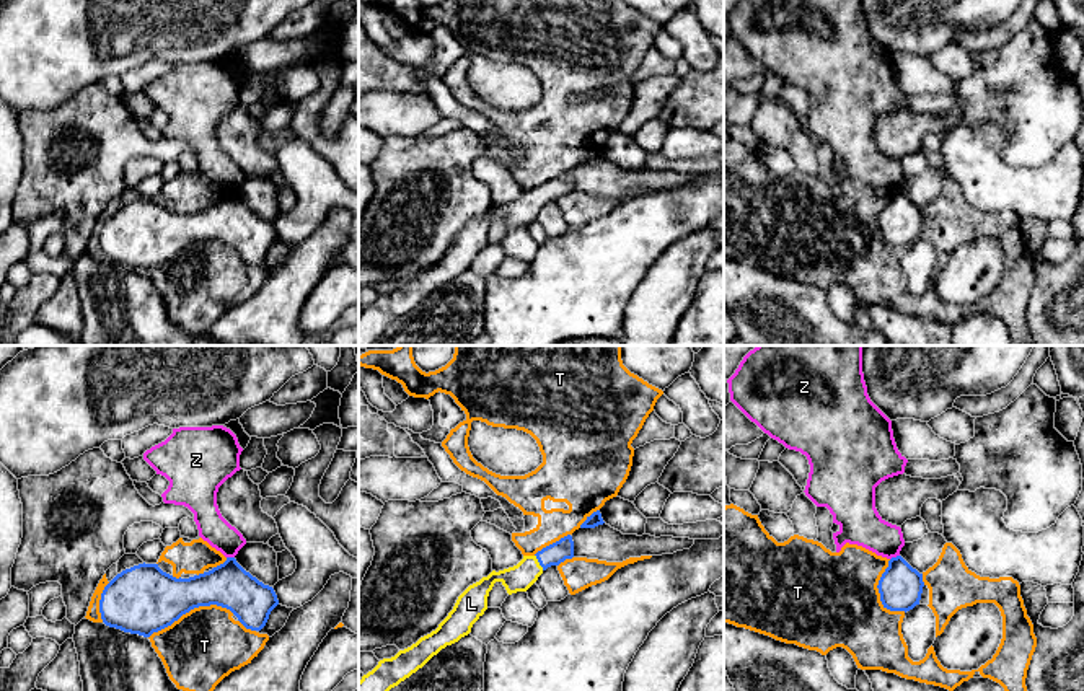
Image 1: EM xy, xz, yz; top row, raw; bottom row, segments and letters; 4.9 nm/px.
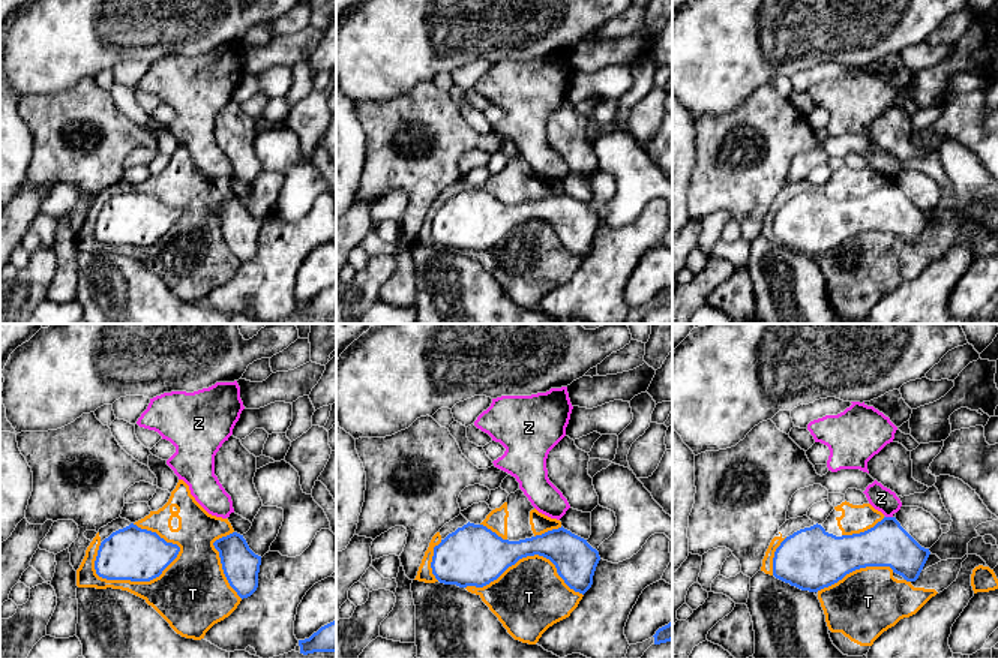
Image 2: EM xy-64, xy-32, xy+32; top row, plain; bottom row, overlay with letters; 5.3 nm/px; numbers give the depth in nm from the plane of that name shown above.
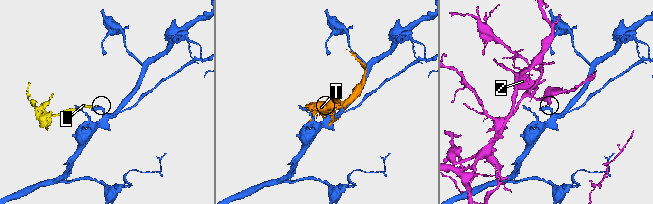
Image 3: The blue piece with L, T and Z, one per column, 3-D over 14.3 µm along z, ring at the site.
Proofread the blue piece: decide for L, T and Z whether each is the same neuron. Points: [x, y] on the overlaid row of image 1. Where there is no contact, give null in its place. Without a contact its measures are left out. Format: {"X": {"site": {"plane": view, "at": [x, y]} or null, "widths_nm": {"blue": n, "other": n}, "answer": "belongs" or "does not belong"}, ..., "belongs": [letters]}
{"L": {"site": {"plane": "xz", "at": [538, 561]}, "widths_nm": {"blue": 110, "other": 140}, "answer": "belongs"}, "T": {"site": {"plane": "xy", "at": [191, 608]}, "widths_nm": {"blue": 340, "other": 360}, "answer": "does not belong"}, "Z": {"site": {"plane": "yz", "at": [894, 558]}, "widths_nm": {"blue": 220, "other": 200}, "answer": "does not belong"}, "belongs": ["L"]}

